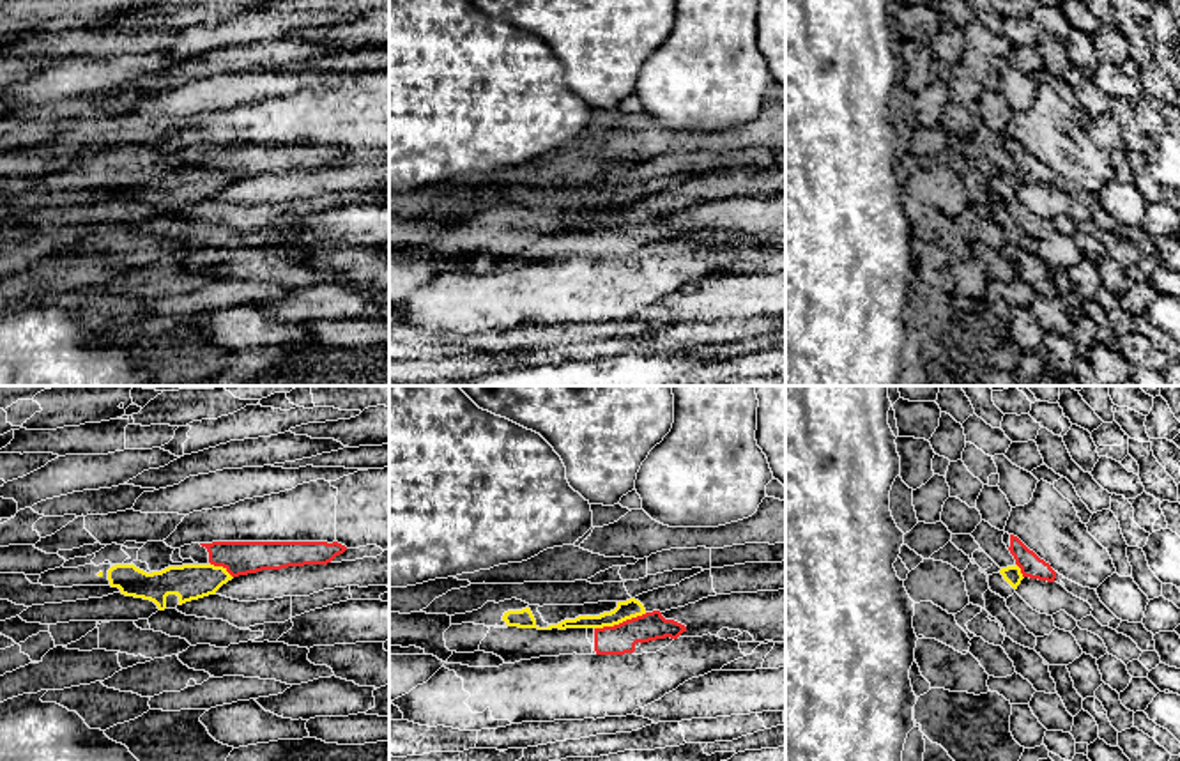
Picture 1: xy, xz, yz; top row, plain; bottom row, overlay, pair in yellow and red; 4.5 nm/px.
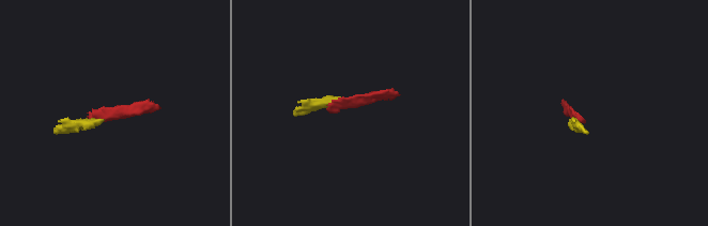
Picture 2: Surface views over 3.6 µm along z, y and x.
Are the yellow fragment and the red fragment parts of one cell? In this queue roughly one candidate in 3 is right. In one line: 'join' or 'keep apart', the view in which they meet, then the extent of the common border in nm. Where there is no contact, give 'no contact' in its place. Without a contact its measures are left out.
keep apart; contact in xz; length 260 nm

